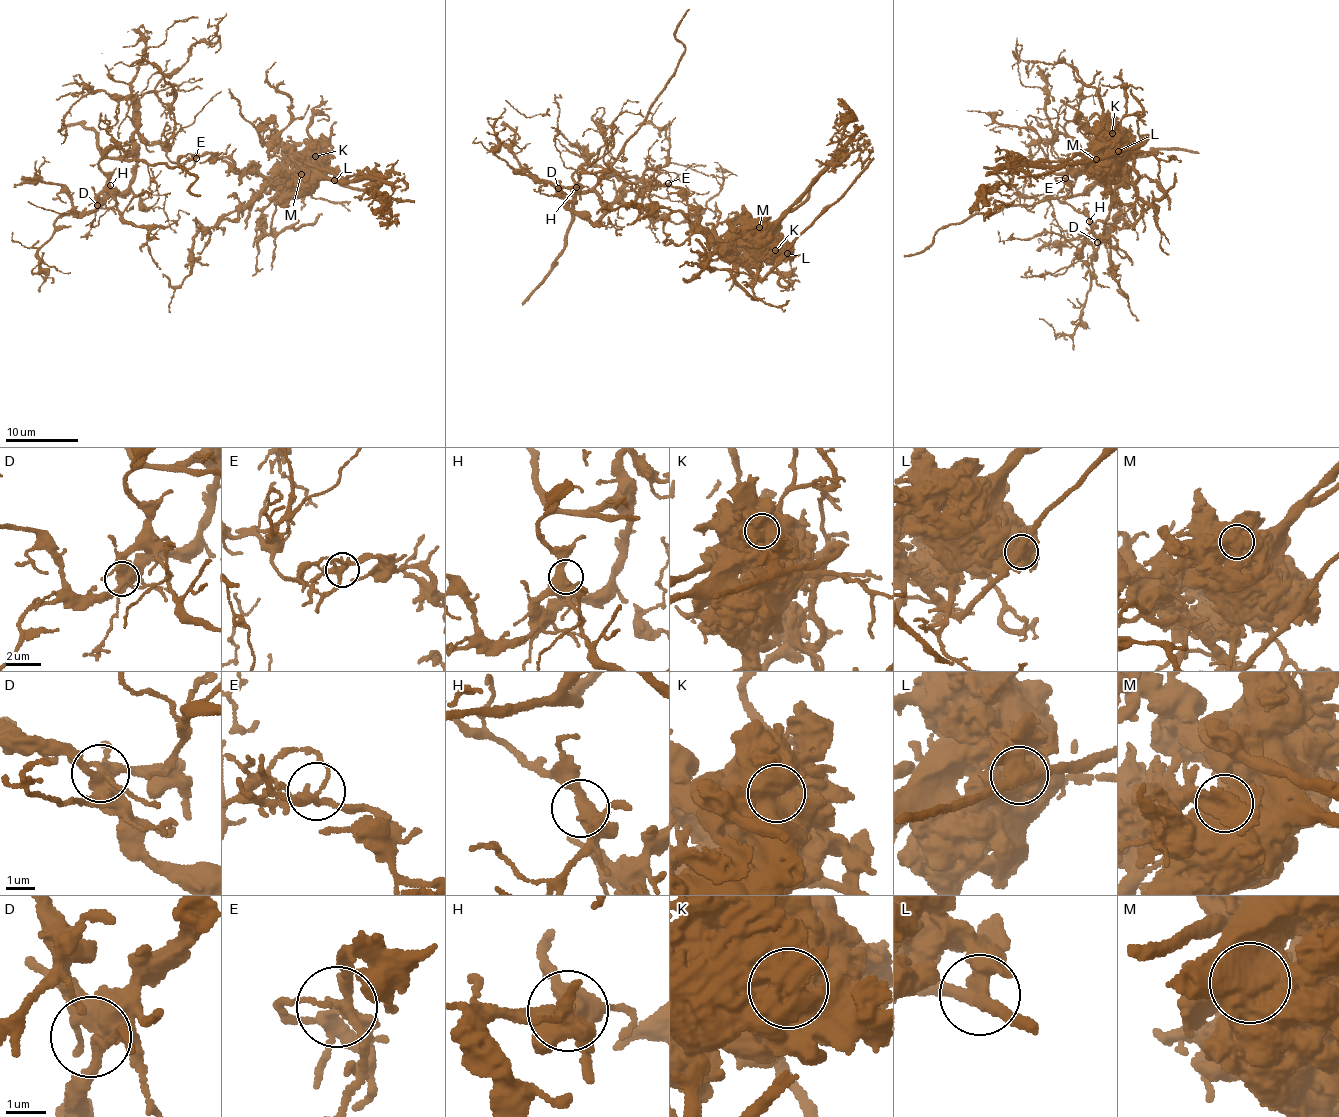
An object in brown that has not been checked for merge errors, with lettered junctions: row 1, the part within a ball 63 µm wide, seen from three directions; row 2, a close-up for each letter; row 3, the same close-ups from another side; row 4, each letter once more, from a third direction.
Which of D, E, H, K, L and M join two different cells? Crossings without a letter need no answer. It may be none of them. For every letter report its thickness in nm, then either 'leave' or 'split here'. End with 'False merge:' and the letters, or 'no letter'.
D: 420 nm | leave
E: 240 nm | split here
H: 440 nm | leave
K: 1550 nm | split here
L: 400 nm | split here
M: 900 nm | split here
False merge: E, K, L, M

